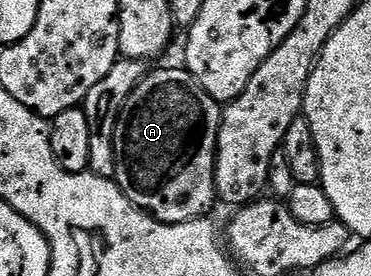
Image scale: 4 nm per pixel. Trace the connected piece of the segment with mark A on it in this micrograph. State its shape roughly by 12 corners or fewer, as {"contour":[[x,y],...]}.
{"contour":[[185,68],[127,96],[123,195],[159,222],[216,205],[220,103]]}

